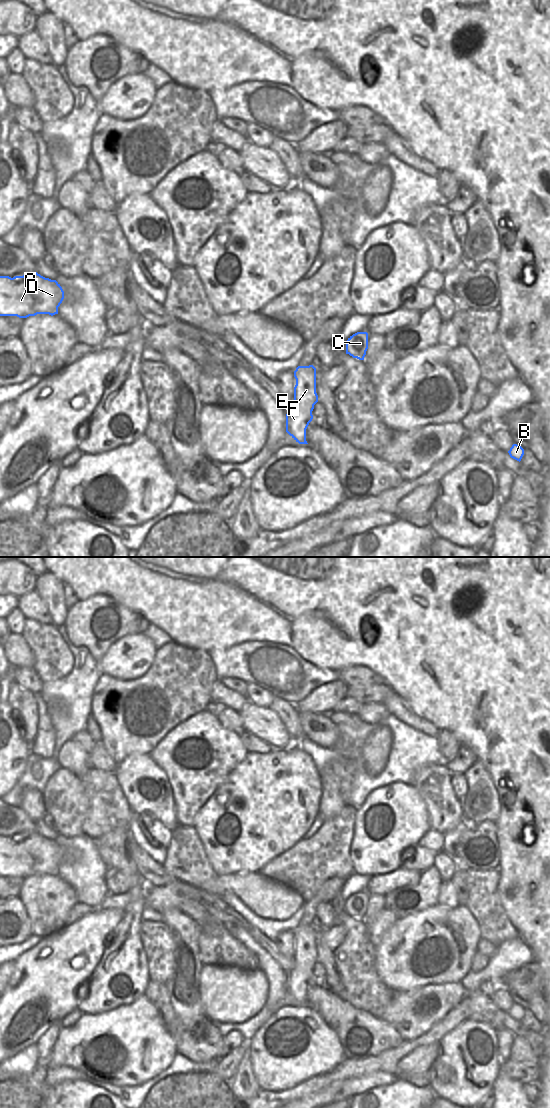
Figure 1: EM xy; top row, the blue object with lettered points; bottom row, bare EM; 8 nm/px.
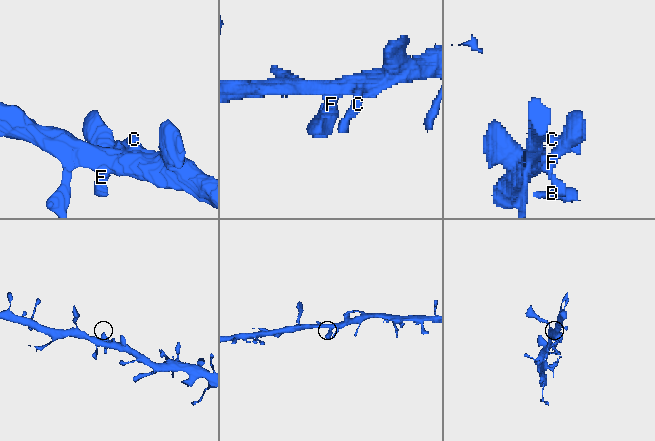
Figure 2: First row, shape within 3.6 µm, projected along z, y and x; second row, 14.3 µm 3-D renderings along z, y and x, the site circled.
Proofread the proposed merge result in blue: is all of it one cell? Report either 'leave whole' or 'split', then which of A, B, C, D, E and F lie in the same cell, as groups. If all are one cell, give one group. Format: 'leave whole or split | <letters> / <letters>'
leave whole | A B C D E F

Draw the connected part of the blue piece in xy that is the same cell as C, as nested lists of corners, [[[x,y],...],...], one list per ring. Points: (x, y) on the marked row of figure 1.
[[[357,332],[350,336],[346,341],[346,354],[353,358],[364,360],[368,349],[368,333]]]

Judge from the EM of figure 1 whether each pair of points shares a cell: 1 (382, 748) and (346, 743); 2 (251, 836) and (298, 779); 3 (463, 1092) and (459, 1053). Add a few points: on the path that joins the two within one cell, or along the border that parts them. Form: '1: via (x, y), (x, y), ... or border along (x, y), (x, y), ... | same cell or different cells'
1: via (373, 751), (355, 751) | same cell
2: via (255, 822), (284, 793) | same cell
3: via (463, 1082), (463, 1063) | same cell

